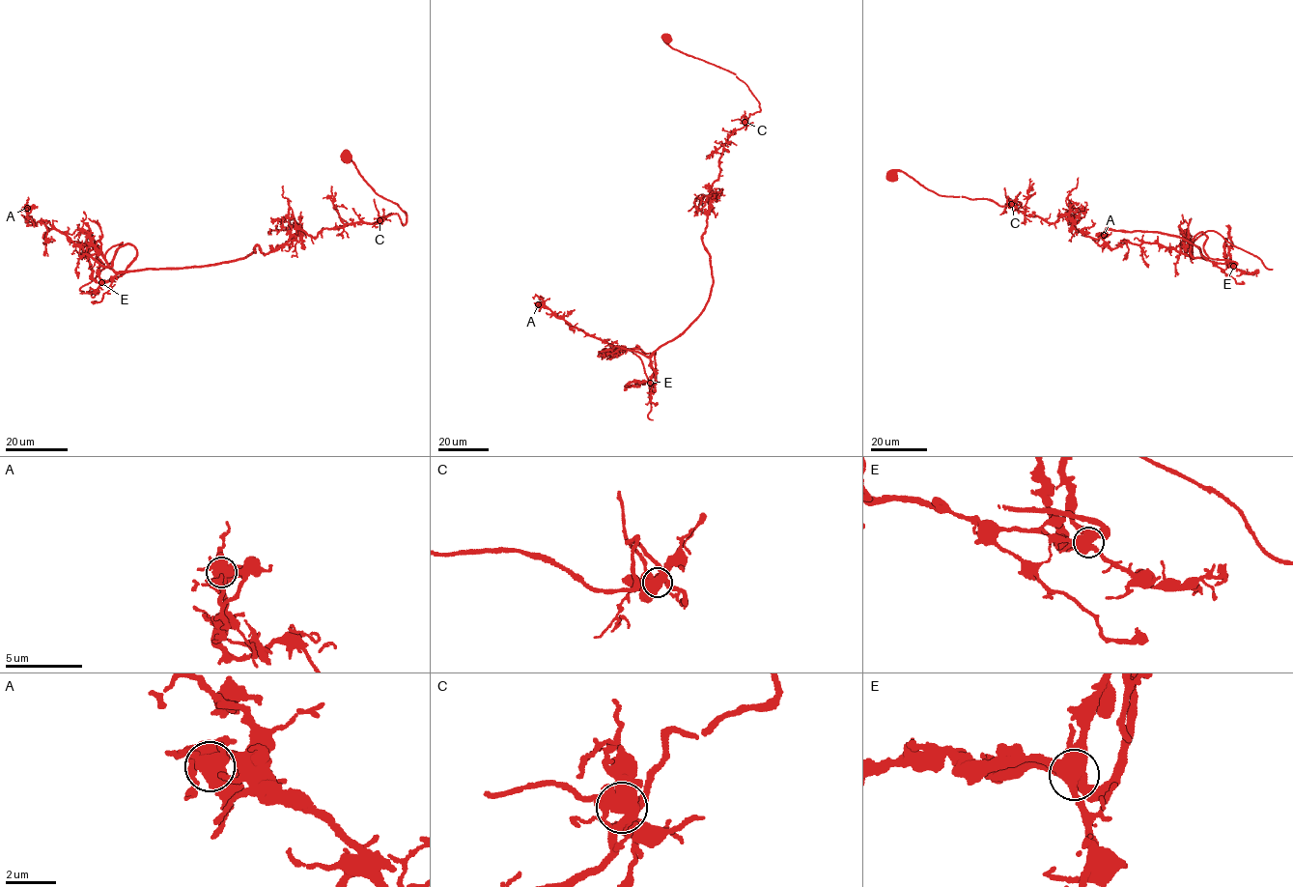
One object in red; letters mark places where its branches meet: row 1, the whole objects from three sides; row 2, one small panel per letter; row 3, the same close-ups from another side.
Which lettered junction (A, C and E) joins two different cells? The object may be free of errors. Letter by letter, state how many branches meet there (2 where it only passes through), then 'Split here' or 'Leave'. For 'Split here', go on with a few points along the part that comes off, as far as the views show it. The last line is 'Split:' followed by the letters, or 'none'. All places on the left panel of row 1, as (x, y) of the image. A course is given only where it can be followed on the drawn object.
A: Branches: 7. Leave
C: Branches: 7. Leave
E: Branches: 6. Split here. Course of the part to remove: (101, 282), (124, 273), (133, 246), (116, 250), (111, 266), (109, 248), (122, 243), (83, 291)
Split: E

